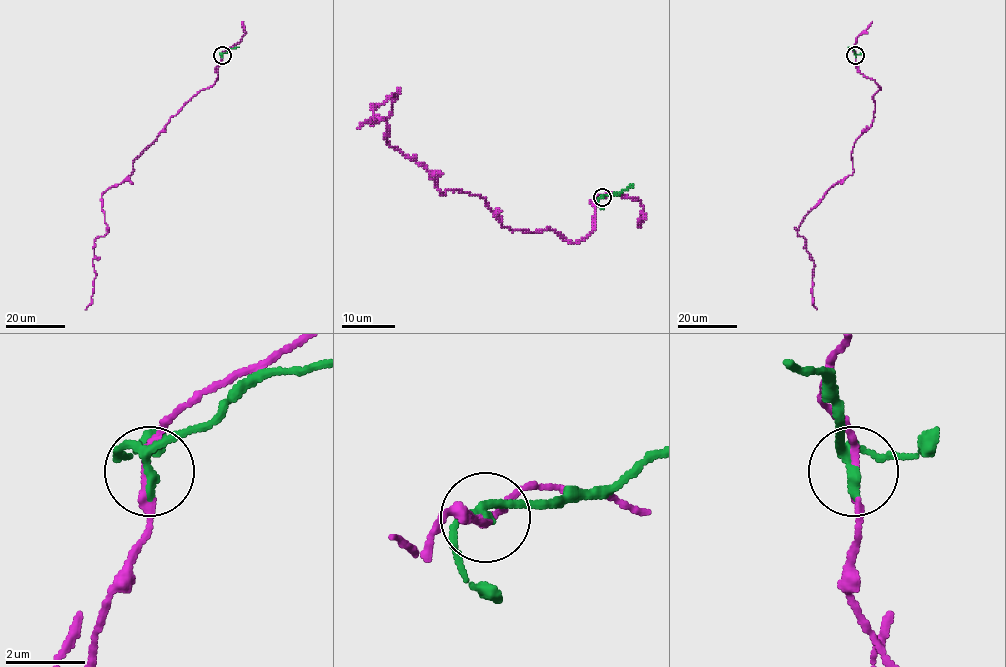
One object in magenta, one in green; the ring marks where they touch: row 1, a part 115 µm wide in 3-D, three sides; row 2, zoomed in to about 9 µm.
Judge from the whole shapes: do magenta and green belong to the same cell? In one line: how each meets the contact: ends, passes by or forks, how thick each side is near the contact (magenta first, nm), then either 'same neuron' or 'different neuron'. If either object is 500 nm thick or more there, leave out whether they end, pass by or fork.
magenta passes by; green passes by; 170 nm thick on the magenta side, 220 nm on the other; same neuron

